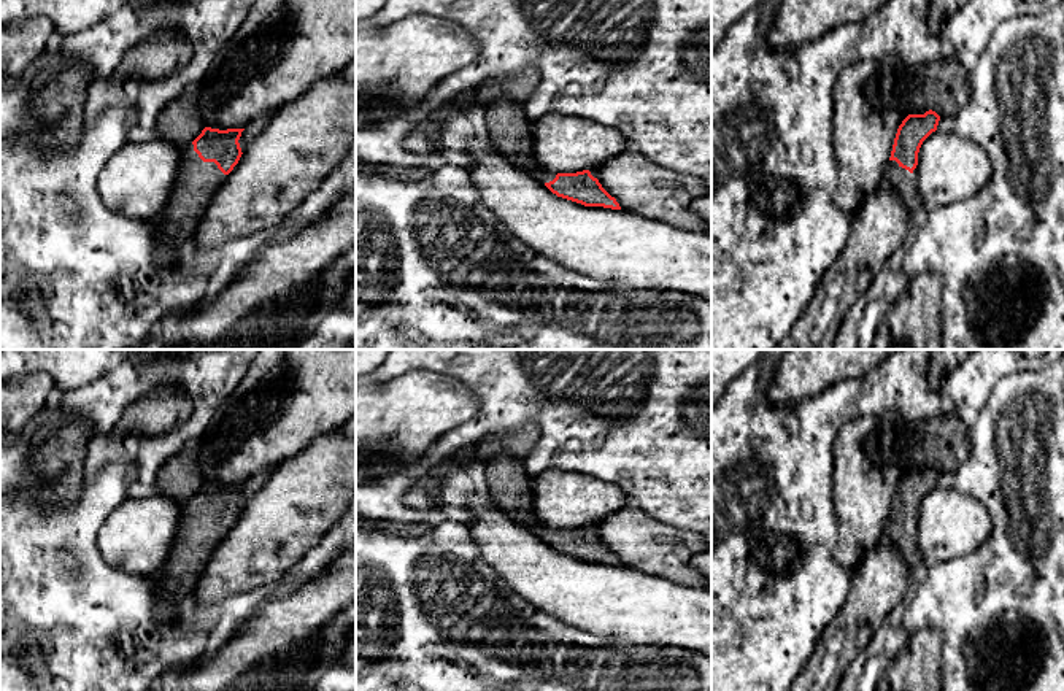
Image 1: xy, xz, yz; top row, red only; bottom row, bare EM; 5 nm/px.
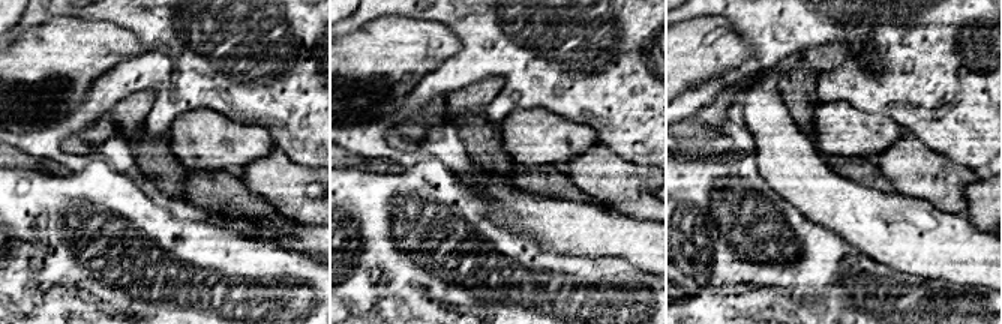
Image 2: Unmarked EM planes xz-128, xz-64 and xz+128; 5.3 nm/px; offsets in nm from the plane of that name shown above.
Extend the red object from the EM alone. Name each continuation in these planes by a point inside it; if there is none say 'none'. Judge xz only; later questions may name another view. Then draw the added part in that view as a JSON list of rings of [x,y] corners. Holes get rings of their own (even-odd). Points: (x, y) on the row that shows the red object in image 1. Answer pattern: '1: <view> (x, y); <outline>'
1: xz (540, 175); [[[537,168],[535,172],[534,172],[534,178],[538,181],[538,183],[542,183],[542,184],[545,184],[545,183],[549,183],[549,181],[553,181],[554,178],[556,178],[556,172],[546,172],[545,168]]]

